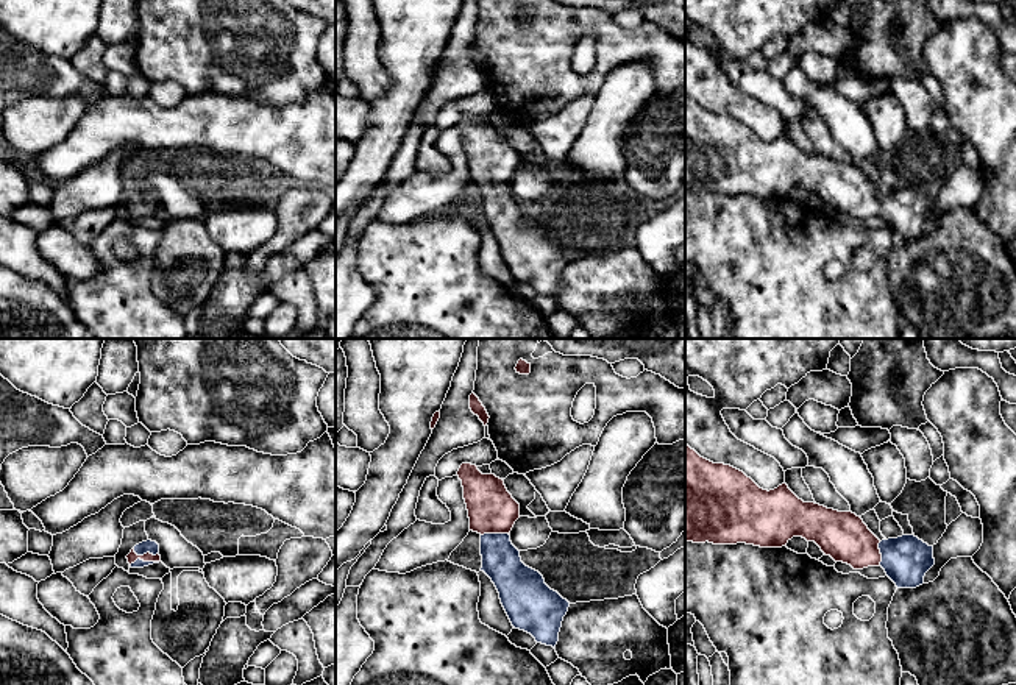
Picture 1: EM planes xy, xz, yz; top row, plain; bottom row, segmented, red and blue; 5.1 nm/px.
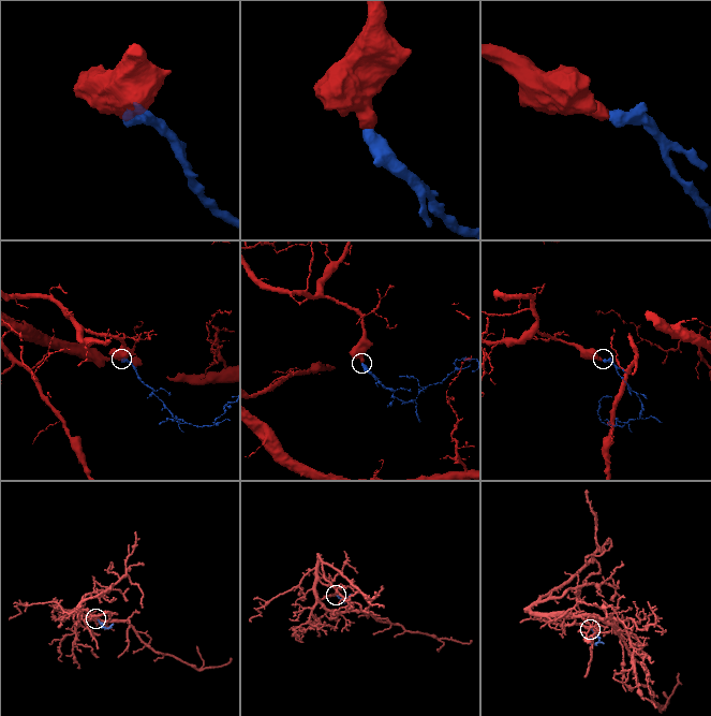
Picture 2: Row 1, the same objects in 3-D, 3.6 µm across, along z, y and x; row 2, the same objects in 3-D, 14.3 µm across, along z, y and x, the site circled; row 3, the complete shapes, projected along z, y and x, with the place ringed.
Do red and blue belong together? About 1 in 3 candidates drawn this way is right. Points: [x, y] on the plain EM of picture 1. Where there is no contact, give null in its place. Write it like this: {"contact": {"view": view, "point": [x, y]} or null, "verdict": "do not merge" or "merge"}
{"contact": {"view": "xz", "point": [493, 183]}, "verdict": "merge"}

